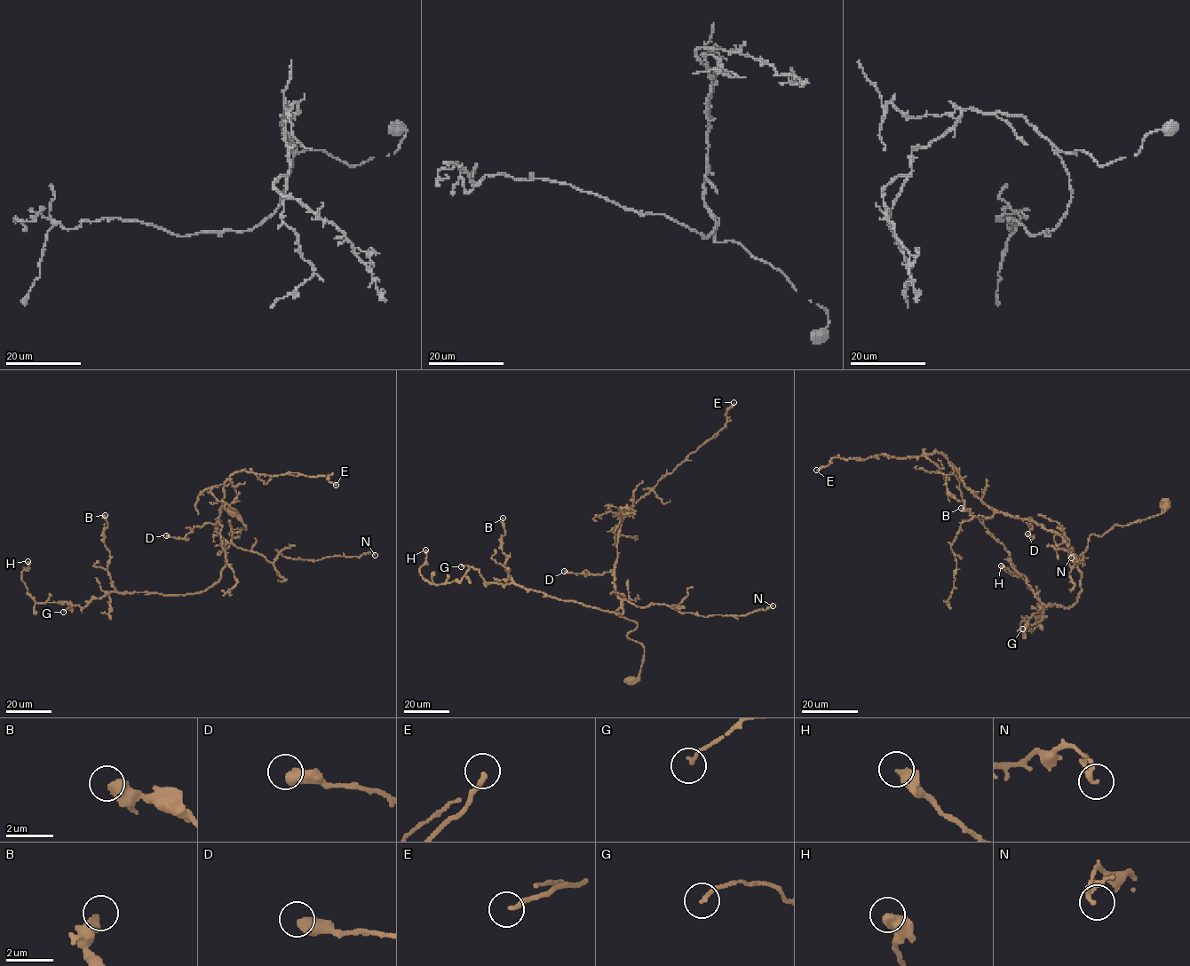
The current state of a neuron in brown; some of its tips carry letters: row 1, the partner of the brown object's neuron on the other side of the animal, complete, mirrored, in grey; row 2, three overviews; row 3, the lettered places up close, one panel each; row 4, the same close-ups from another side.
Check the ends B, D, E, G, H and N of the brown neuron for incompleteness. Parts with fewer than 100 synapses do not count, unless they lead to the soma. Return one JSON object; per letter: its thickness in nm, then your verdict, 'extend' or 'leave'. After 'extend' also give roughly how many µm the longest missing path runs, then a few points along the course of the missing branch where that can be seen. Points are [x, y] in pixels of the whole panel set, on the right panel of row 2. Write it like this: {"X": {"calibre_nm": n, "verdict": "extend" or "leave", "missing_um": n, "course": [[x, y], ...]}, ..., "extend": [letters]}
{"B": {"calibre_nm": 480, "verdict": "leave"}, "D": {"calibre_nm": 550, "verdict": "leave"}, "E": {"calibre_nm": 170, "verdict": "leave"}, "G": {"calibre_nm": 130, "verdict": "leave"}, "H": {"calibre_nm": 480, "verdict": "leave"}, "N": {"calibre_nm": 150, "verdict": "leave"}, "extend": []}

